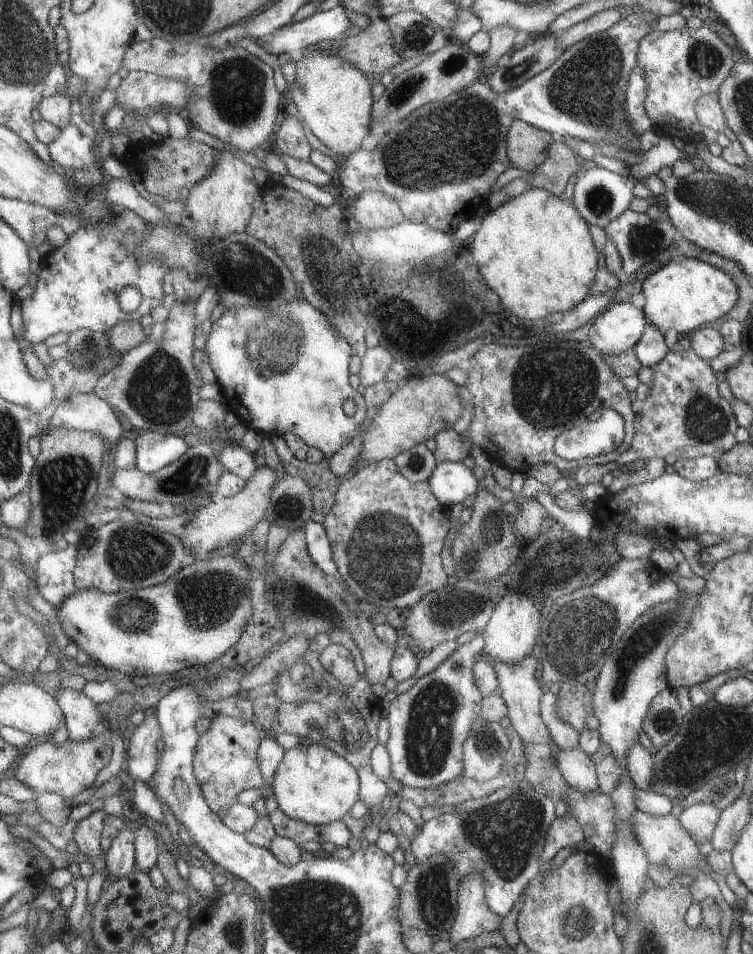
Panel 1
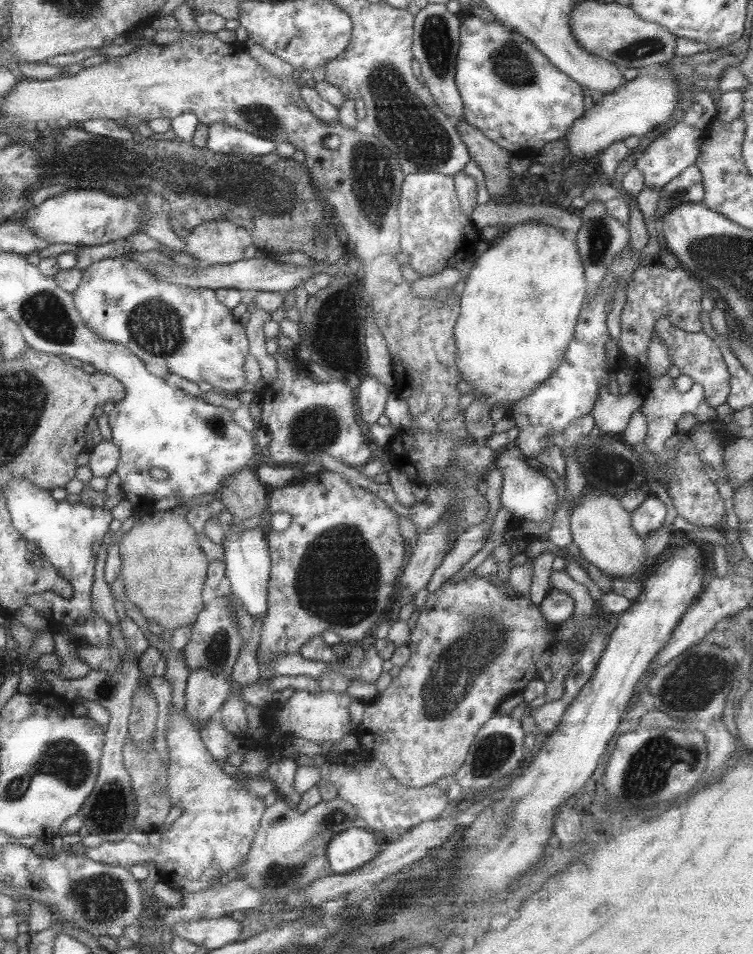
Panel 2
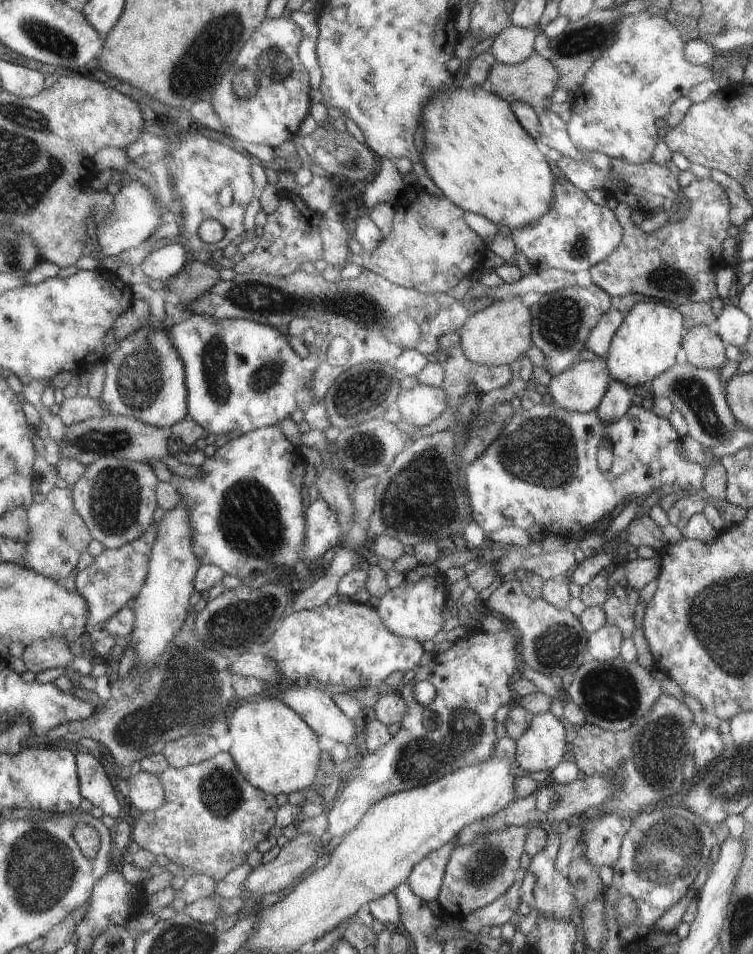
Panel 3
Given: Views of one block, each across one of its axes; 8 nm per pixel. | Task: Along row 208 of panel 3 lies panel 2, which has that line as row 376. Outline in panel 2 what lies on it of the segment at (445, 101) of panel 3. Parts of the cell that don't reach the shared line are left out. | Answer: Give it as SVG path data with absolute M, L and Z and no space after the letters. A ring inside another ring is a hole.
M526 222L518 226L510 227L510 229L502 229L504 238L500 238L498 242L490 244L488 250L482 256L476 258L476 264L467 275L465 291L462 294L462 310L456 327L456 341L458 342L458 366L463 372L463 380L470 381L474 388L474 394L480 393L480 401L486 401L487 405L492 408L496 402L505 402L507 404L506 412L512 403L524 399L530 394L538 384L543 383L562 363L564 354L568 349L568 344L573 338L575 326L581 308L585 304L586 296L586 280L584 276L584 266L582 266L581 258L578 256L578 246L569 234L561 229L540 224L540 222Z

